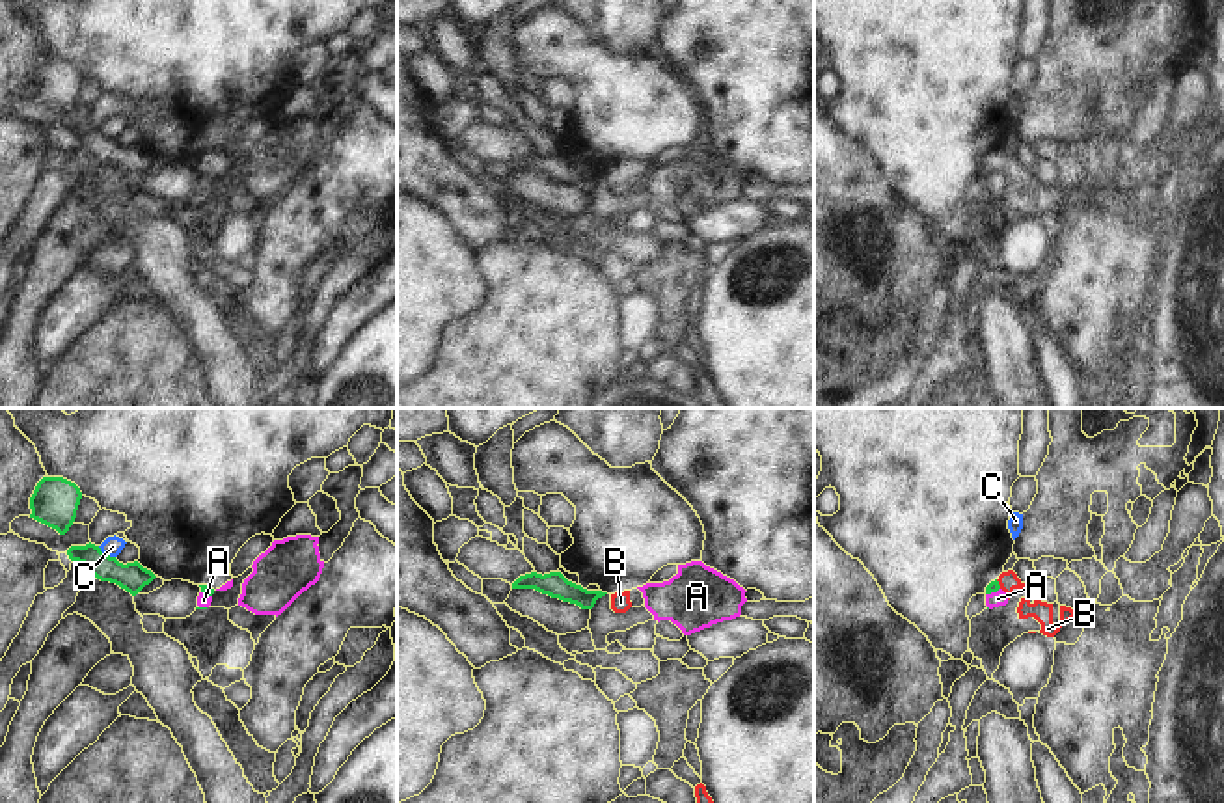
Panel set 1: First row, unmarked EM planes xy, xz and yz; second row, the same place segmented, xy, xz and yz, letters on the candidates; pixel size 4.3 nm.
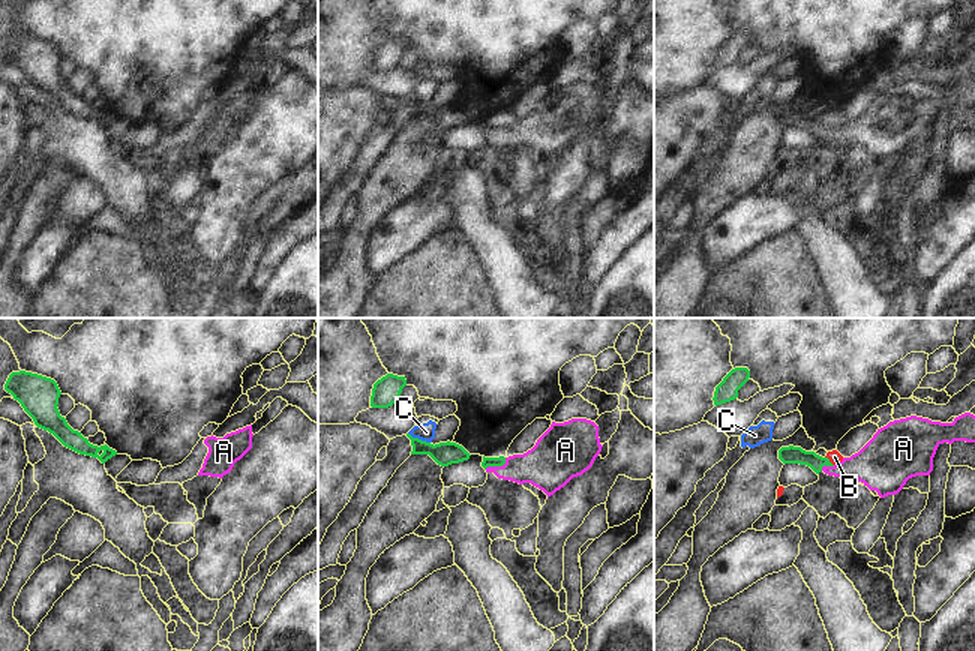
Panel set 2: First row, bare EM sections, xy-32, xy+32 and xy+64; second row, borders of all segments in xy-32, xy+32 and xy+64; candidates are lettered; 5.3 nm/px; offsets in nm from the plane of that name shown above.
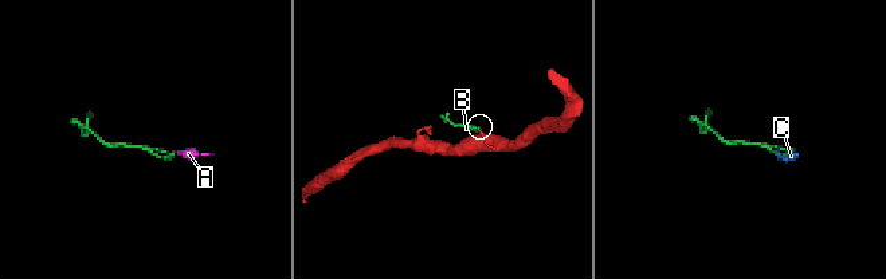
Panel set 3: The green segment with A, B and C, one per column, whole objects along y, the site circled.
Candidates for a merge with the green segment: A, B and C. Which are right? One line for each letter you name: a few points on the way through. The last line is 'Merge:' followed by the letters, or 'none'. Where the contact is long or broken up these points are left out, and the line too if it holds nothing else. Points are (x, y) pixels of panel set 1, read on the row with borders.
A: way yz (993, 585), (992, 591), (997, 598)
Merge: A

